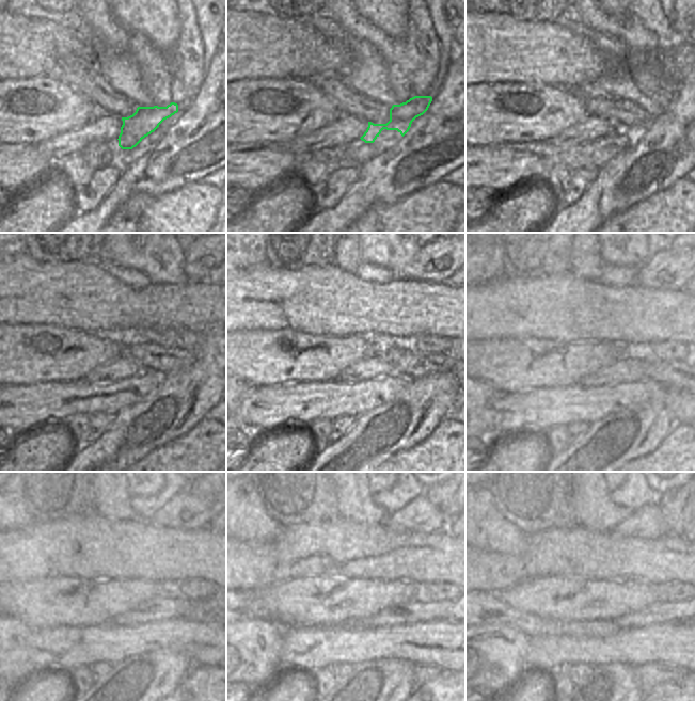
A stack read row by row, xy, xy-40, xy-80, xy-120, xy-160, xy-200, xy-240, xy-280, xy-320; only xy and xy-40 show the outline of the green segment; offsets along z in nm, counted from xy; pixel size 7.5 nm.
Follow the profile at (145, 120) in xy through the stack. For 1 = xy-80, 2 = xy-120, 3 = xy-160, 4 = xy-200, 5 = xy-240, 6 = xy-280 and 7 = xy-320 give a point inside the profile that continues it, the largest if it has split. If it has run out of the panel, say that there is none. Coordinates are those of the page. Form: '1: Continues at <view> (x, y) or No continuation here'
1: Continues at xy-80 (659, 102)
2: Continues at xy-120 (171, 338)
3: Continues at xy-160 (425, 344)
4: Continues at xy-200 (668, 350)
5: Continues at xy-240 (194, 589)
6: Continues at xy-280 (424, 591)
7: Continues at xy-320 (666, 591)

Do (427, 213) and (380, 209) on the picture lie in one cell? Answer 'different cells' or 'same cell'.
same cell

